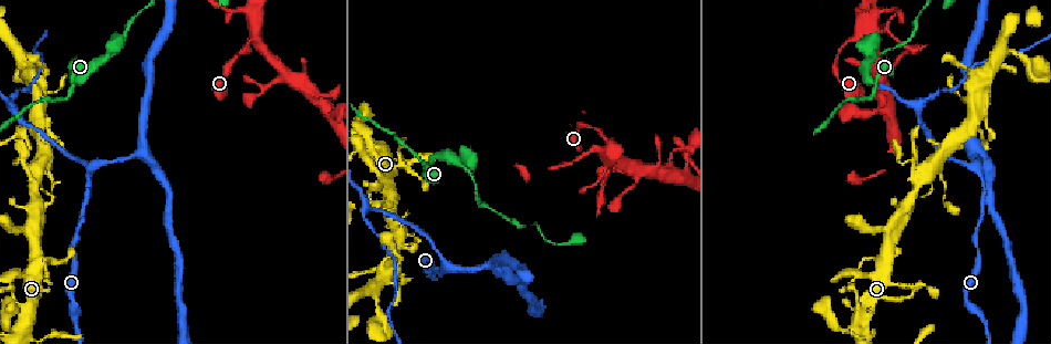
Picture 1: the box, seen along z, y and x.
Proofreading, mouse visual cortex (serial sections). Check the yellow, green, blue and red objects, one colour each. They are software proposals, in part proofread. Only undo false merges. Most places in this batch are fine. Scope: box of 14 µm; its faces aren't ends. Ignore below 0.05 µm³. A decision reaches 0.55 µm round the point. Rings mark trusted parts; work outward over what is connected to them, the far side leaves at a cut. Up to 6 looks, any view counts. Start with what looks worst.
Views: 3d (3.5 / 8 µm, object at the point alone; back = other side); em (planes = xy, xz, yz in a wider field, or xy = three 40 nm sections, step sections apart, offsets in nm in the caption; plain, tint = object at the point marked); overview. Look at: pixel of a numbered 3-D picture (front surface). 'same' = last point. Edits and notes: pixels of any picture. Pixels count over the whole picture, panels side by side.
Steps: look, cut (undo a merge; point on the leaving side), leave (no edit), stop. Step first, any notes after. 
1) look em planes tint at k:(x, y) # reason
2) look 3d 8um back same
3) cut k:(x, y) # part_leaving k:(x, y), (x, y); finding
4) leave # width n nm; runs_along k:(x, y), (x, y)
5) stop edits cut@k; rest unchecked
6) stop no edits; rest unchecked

look 3d 8um at 1:(911, 161) # narrows sharply

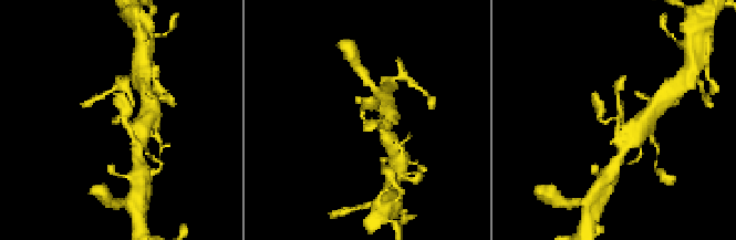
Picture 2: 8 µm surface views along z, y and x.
look 3d 3.5um at 2:(611, 120)

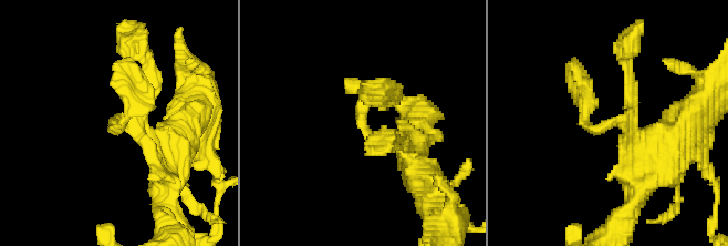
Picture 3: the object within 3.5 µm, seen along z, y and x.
look em xy step 1 tint at 3:(118, 120) # arms 3; arm_widths 150, 250, 250 nm

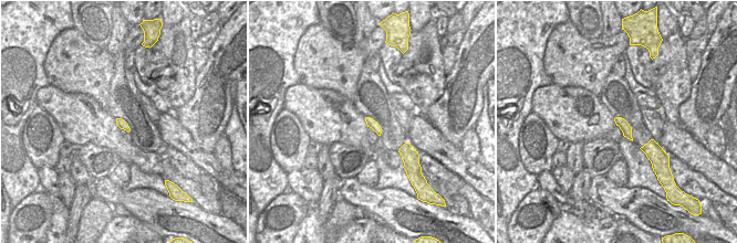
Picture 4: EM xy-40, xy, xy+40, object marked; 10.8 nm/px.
leave # runs_along 3:(663, 150), (628, 123), (592, 130), (583, 85); continuous, no second cell

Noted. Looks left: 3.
look 3d 3.5um at 1:(256, 37) # four arms meet

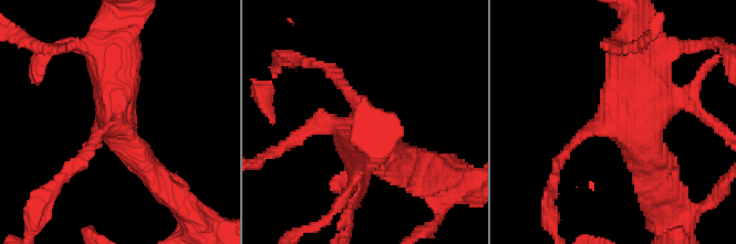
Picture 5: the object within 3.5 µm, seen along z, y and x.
look em xy step 5 tint at 5:(617, 126) # arms 4; arm_widths 150, 200, 400, 600 nm

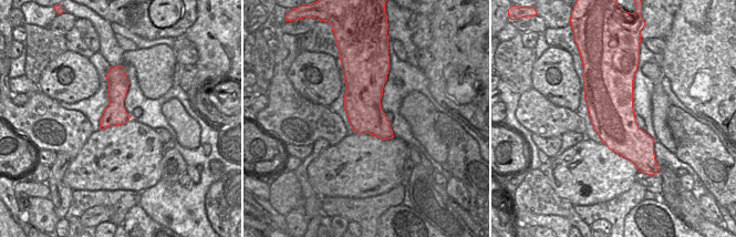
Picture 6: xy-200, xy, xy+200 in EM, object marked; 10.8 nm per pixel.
leave # runs_along 6:(113, 71), (115, 112), (102, 125); one cell here

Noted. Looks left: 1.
stop no edits; rest unchecked

